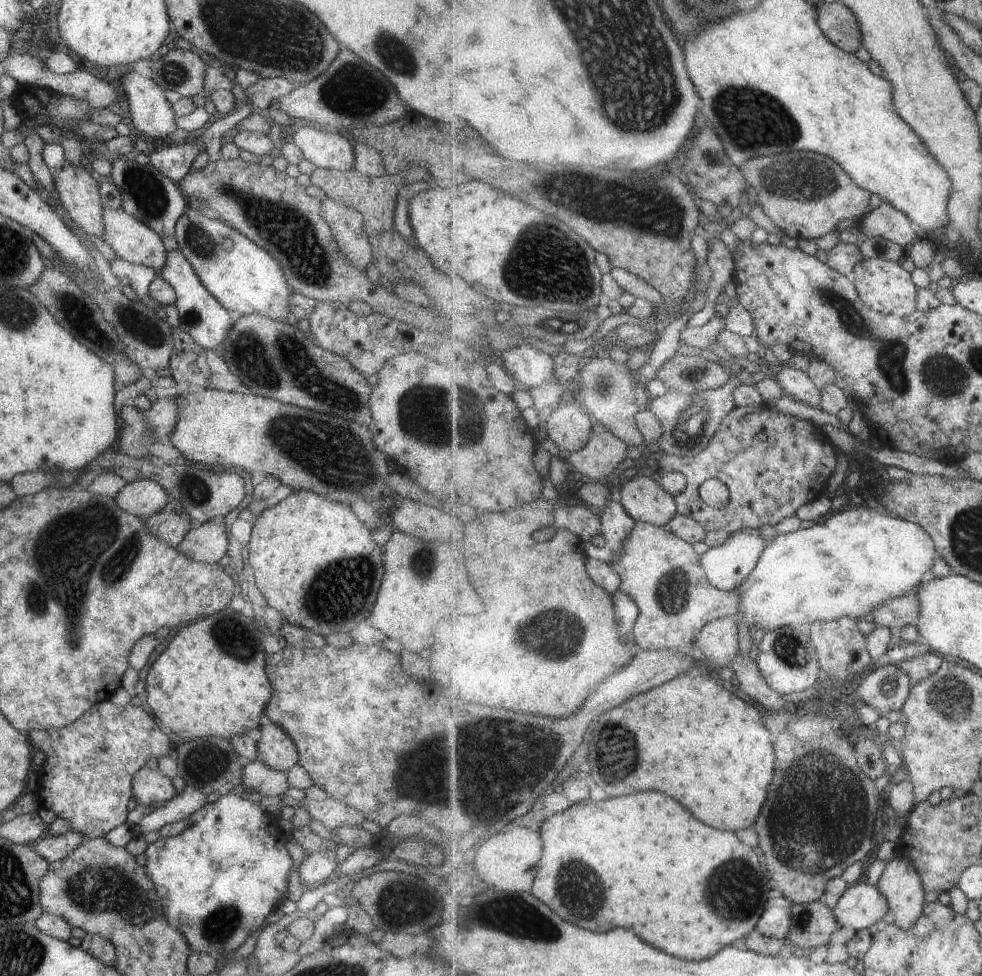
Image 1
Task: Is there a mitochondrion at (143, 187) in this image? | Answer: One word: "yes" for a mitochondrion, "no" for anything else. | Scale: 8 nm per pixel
yes

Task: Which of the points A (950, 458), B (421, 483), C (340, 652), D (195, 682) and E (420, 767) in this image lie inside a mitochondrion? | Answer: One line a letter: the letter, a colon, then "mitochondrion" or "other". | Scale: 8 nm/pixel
A: other
B: other
C: other
D: other
E: mitochondrion

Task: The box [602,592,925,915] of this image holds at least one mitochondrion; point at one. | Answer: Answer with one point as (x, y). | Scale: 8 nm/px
(801, 851)

